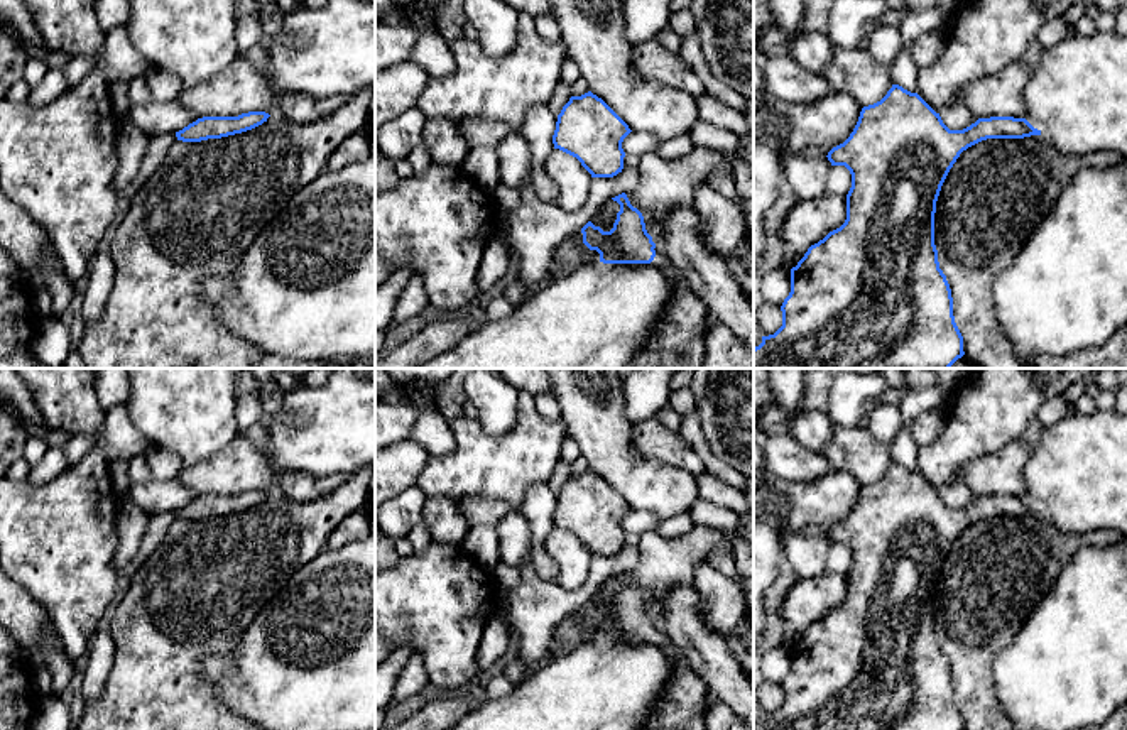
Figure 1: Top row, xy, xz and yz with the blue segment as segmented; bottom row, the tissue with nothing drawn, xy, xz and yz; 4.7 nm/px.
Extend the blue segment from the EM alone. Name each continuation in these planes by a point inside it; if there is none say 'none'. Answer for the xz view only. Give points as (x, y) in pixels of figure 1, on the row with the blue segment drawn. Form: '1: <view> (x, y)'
1: xz (678, 343)

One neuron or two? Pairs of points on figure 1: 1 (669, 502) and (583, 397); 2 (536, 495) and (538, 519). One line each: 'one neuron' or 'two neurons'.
1: one neuron
2: one neuron

